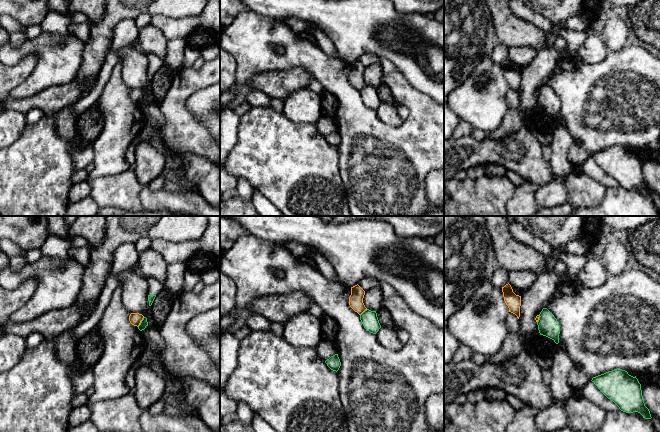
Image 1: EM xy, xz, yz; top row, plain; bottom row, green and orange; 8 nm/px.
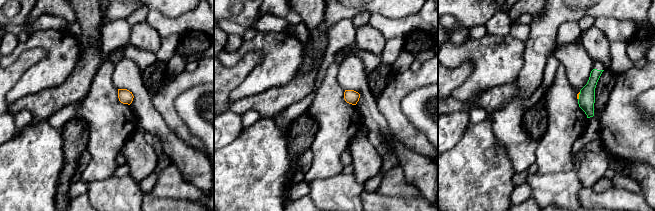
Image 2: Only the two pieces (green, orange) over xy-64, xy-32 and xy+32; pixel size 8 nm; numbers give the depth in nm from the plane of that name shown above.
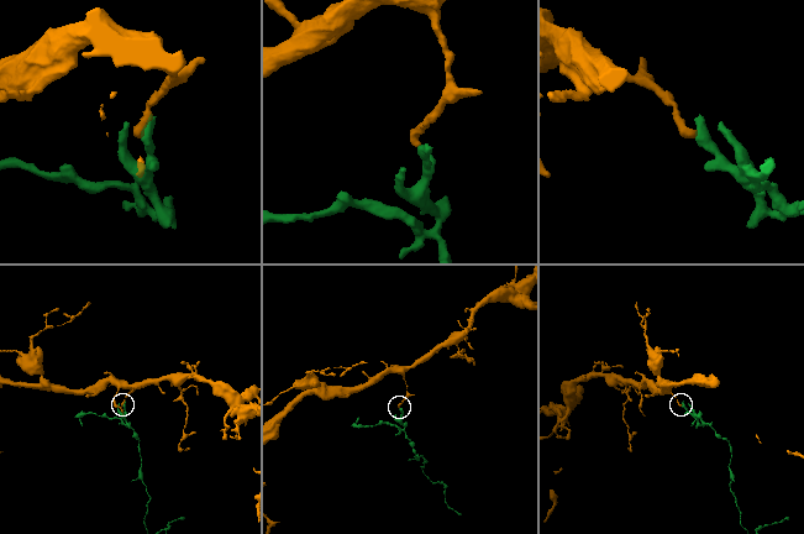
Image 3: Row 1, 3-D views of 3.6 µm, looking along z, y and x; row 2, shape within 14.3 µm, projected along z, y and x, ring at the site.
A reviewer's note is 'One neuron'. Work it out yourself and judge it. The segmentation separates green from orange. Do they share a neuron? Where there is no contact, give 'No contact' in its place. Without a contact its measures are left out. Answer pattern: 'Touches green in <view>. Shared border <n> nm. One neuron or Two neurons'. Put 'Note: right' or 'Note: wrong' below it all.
Touches green in xy. Shared border 100 nm. Two neurons
Note: wrong

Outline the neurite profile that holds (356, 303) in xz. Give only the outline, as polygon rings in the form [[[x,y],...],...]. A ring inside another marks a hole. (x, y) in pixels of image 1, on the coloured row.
[[[358,284],[351,287],[349,305],[359,315],[361,315],[365,310],[367,310],[367,308],[363,303],[364,295],[365,295],[365,291]]]

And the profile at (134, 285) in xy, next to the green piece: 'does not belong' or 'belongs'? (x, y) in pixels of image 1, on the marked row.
does not belong

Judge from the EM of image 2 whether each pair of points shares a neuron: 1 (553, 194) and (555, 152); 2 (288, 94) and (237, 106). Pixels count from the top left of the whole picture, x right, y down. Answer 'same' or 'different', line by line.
1: different
2: same

